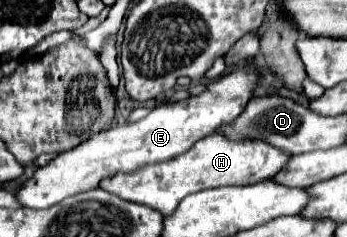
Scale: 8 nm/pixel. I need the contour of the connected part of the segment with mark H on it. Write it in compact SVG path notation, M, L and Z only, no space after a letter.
M211 134L185 156L177 156L177 160L167 160L161 164L151 164L141 168L141 172L131 172L131 174L115 174L111 178L101 180L101 190L121 196L121 200L129 200L135 204L145 204L163 216L169 216L175 212L177 204L193 192L207 190L207 188L217 188L217 186L231 186L231 184L257 184L261 180L271 178L277 174L281 168L285 168L289 156L283 154L281 150L265 144L265 142L231 142L221 134Z

